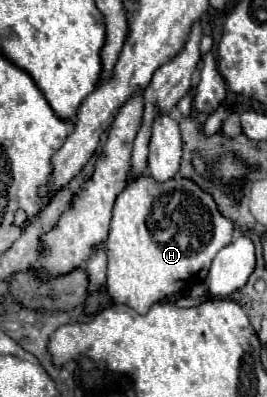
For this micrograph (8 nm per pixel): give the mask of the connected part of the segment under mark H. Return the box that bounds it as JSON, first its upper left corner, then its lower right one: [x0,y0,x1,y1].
[105,176,233,314]

